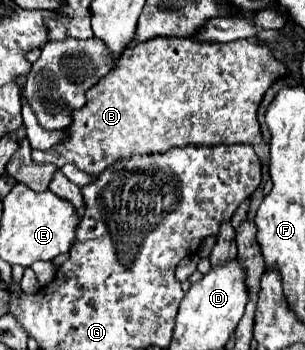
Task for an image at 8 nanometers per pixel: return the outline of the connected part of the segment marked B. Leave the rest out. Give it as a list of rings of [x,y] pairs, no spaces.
[[[153,38],[123,50],[113,70],[87,90],[87,104],[71,114],[71,124],[65,130],[63,142],[51,150],[33,150],[31,156],[39,164],[55,162],[59,168],[71,162],[79,170],[99,176],[113,162],[135,154],[163,154],[171,148],[185,148],[189,144],[255,146],[261,142],[257,108],[271,82],[283,74],[287,74],[287,68],[273,58],[267,46],[259,46],[253,40],[203,44],[193,38]]]

